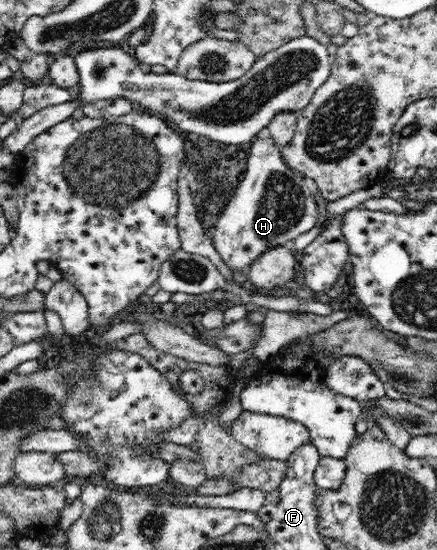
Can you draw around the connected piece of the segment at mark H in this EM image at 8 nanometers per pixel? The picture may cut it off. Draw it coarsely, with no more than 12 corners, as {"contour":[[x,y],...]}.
{"contour":[[255,137],[215,225],[232,271],[318,221],[303,174]]}

